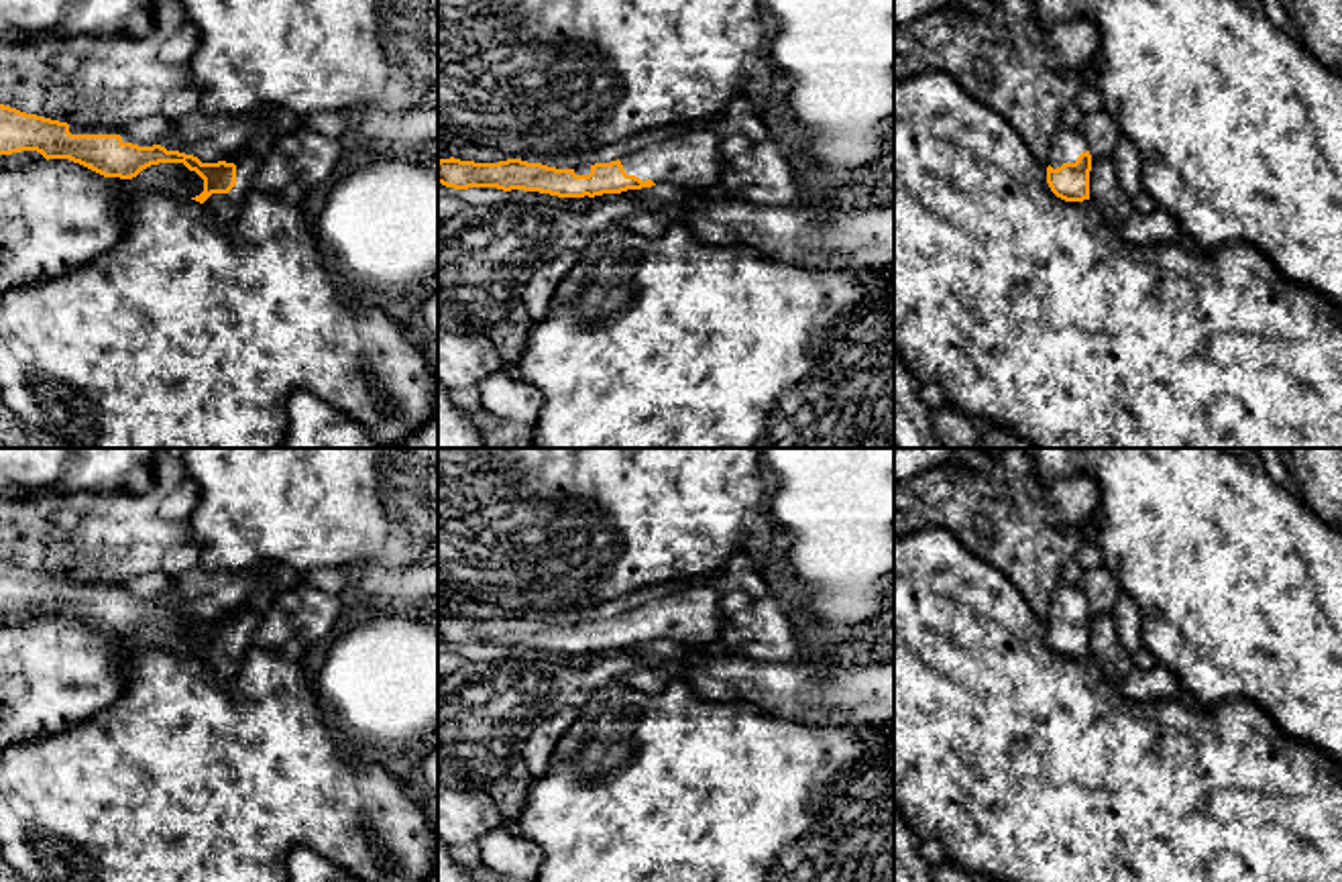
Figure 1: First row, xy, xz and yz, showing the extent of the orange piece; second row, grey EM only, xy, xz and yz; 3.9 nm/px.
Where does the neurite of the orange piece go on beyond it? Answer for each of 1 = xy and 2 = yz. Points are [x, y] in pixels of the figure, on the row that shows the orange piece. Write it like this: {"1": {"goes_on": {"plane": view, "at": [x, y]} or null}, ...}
{"1": {"goes_on": {"plane": "xy", "at": [225, 206]}}, "2": {"goes_on": {"plane": "yz", "at": [1068, 143]}}}

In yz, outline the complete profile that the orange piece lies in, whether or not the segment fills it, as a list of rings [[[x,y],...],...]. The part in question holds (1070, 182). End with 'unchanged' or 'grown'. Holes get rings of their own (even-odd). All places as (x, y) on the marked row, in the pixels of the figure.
[[[1065,124],[1053,136],[1047,183],[1065,202],[1089,200],[1092,155],[1077,128]]]; grown

